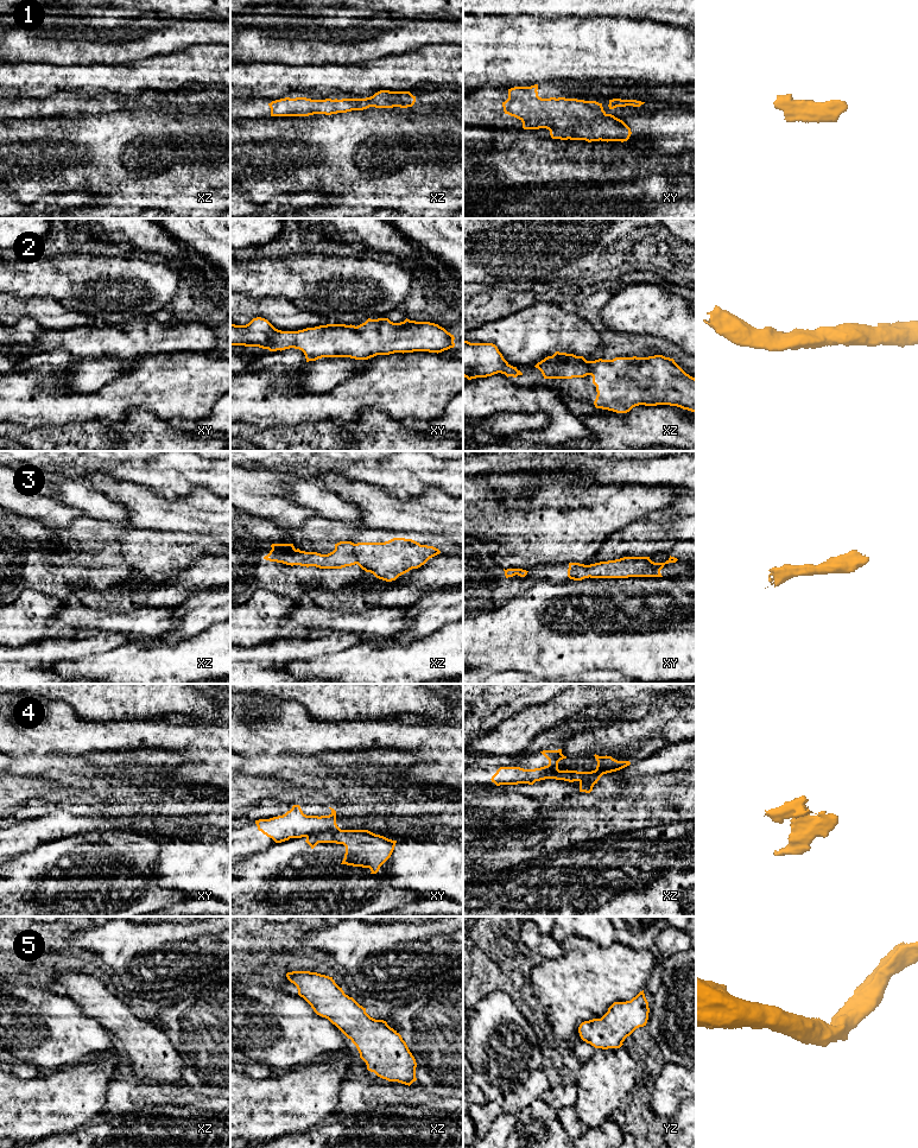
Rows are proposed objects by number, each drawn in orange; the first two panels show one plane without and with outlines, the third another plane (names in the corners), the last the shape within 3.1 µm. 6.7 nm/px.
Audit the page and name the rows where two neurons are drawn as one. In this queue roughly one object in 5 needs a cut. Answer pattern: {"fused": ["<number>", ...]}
{"fused": ["4"]}

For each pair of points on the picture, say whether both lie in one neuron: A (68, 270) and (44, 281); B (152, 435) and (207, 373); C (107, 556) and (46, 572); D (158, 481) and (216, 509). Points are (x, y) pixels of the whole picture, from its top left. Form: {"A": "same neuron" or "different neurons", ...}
{"A": "same neuron", "B": "different neurons", "C": "same neuron", "D": "different neurons"}

